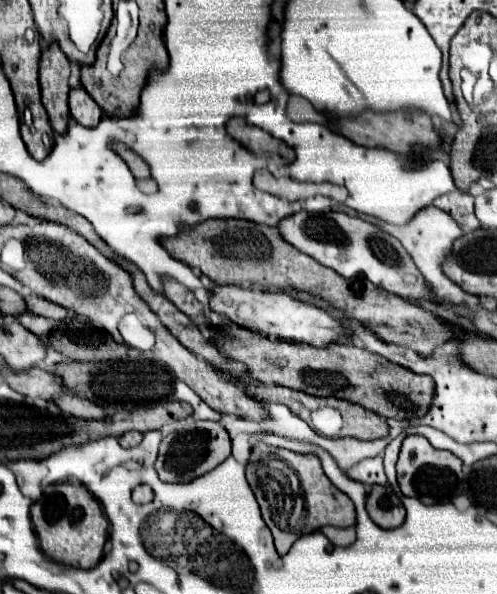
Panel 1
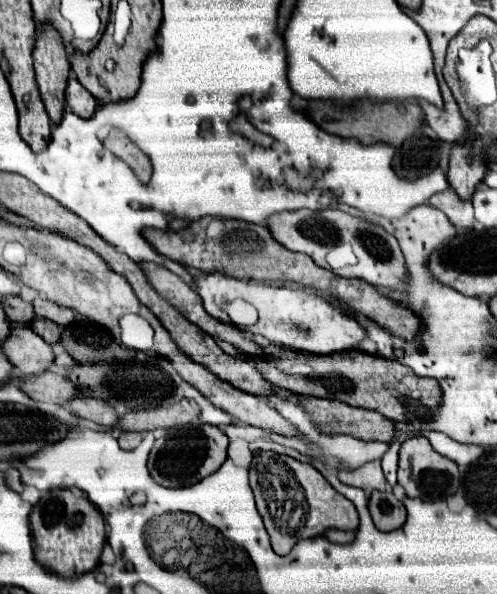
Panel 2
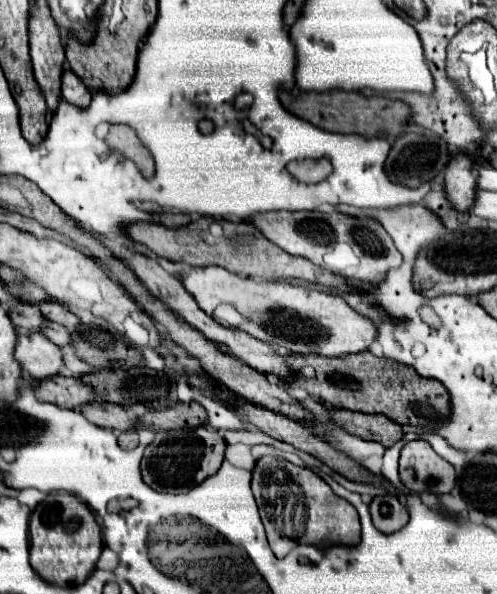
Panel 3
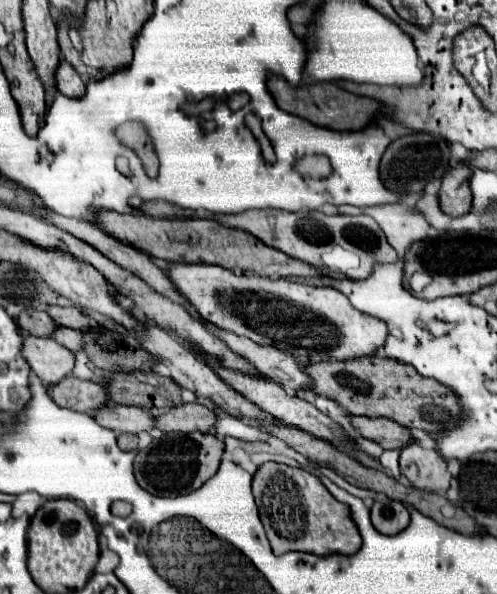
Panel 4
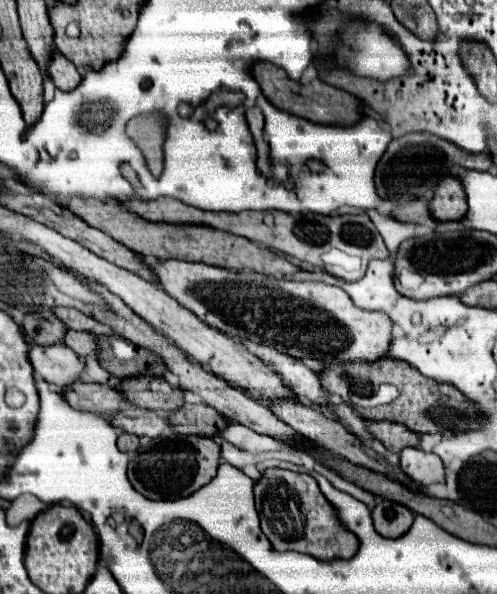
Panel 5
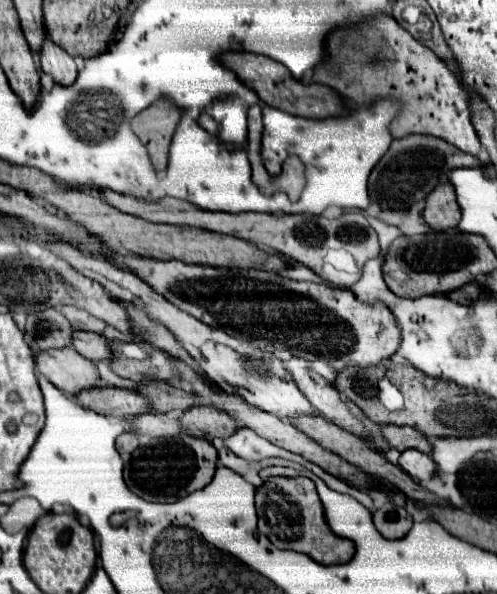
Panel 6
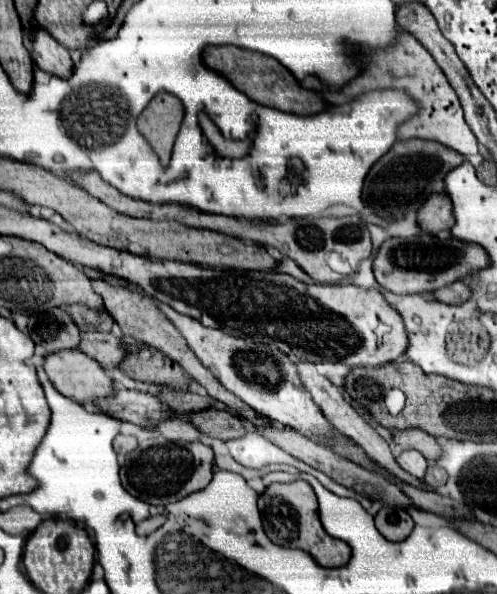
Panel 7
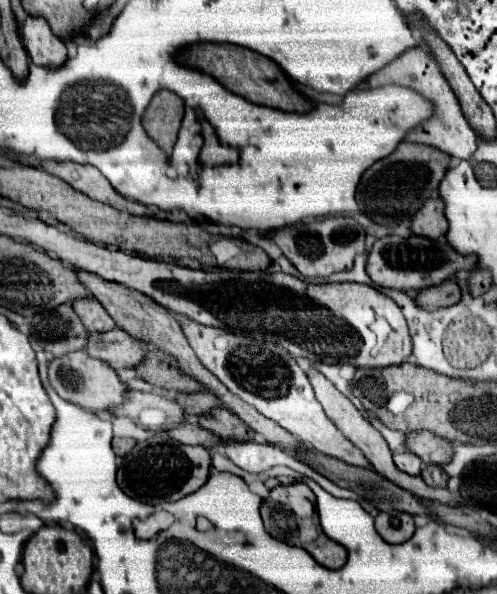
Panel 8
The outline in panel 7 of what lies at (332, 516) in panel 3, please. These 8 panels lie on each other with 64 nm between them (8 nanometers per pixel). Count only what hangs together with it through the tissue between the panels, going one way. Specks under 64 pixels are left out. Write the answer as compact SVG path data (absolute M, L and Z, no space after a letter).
M296 480L290 484L272 484L266 488L266 492L258 500L258 508L262 514L264 532L274 544L300 548L308 552L320 566L326 568L338 568L344 566L350 560L350 548L346 542L336 540L326 534L326 530L320 524L318 518L318 500L312 490L312 486L304 480Z

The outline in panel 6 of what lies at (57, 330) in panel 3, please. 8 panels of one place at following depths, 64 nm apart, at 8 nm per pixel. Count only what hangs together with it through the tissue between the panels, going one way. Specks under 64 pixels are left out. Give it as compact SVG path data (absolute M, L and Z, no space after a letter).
M74 332L72 346L88 360L98 362L98 360L110 360L112 358L112 348L110 340L102 334L96 332Z

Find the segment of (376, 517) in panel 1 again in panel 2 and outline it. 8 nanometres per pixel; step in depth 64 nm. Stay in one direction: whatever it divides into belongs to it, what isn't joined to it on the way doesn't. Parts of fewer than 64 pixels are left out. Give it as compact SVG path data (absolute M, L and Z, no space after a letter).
M372 492L368 508L376 528L382 532L398 530L406 522L406 508L392 492Z

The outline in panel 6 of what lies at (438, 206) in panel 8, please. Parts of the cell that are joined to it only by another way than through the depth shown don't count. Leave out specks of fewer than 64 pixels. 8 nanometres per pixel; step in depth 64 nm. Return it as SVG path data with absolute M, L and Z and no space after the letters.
M440 184L440 188L434 188L434 192L426 198L422 216L426 224L436 232L456 228L460 220L460 208L456 204L454 188L450 184Z

